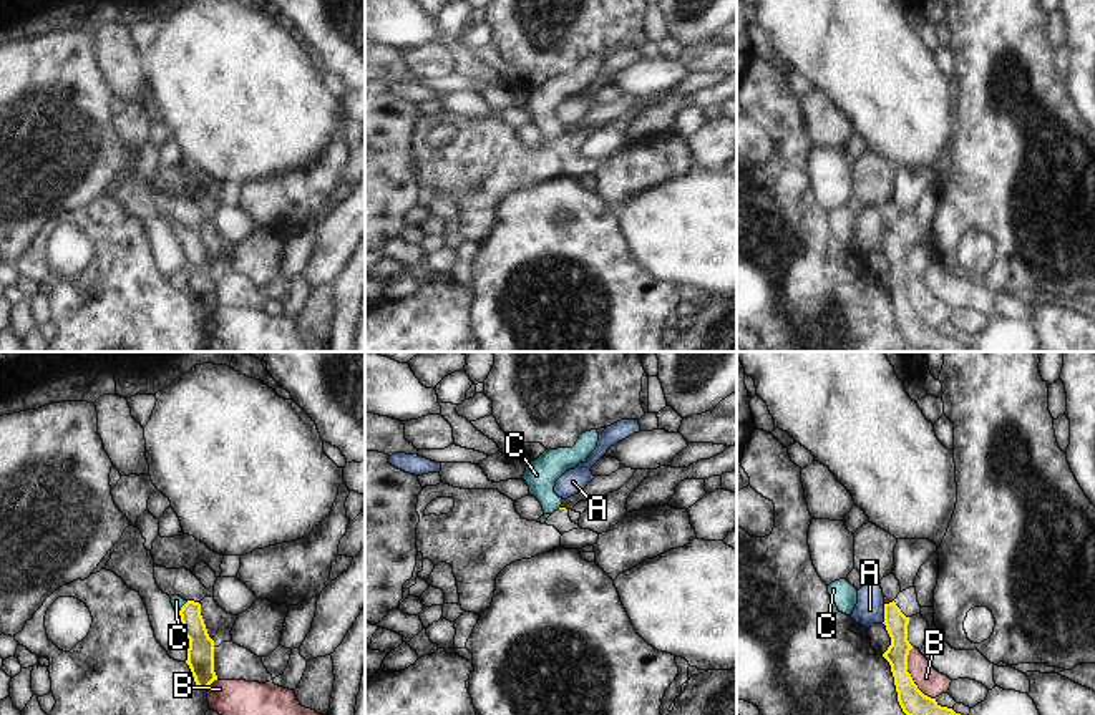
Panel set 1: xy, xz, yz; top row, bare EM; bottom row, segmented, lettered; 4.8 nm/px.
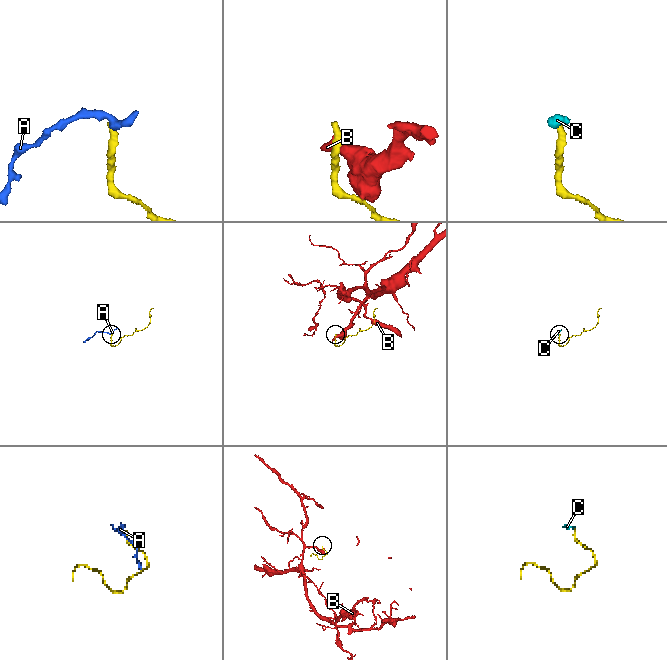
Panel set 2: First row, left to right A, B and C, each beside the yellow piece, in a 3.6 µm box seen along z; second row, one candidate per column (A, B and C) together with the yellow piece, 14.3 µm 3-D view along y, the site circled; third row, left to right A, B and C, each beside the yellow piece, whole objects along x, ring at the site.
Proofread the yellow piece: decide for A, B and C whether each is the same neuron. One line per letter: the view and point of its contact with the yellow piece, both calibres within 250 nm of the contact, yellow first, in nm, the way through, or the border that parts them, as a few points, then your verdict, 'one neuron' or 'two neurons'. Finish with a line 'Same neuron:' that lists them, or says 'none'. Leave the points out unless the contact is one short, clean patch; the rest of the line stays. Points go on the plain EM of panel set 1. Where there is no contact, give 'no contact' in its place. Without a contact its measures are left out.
A: contact yz (885, 243); calibres 110 and 140 nm; border yz (885, 233), (885, 248), (881, 251); two neurons
B: contact yz (910, 304); calibres 140 and 120 nm; border yz (911, 276), (908, 301), (913, 311), (934, 327); two neurons
C: contact xy (181, 236); calibres 130 and 60 nm; way xy (201, 276), (194, 252), (181, 236), (176, 229); one neuron
Same neuron: C

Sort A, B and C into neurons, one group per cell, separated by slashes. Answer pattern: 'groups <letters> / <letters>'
groups A / B / C

